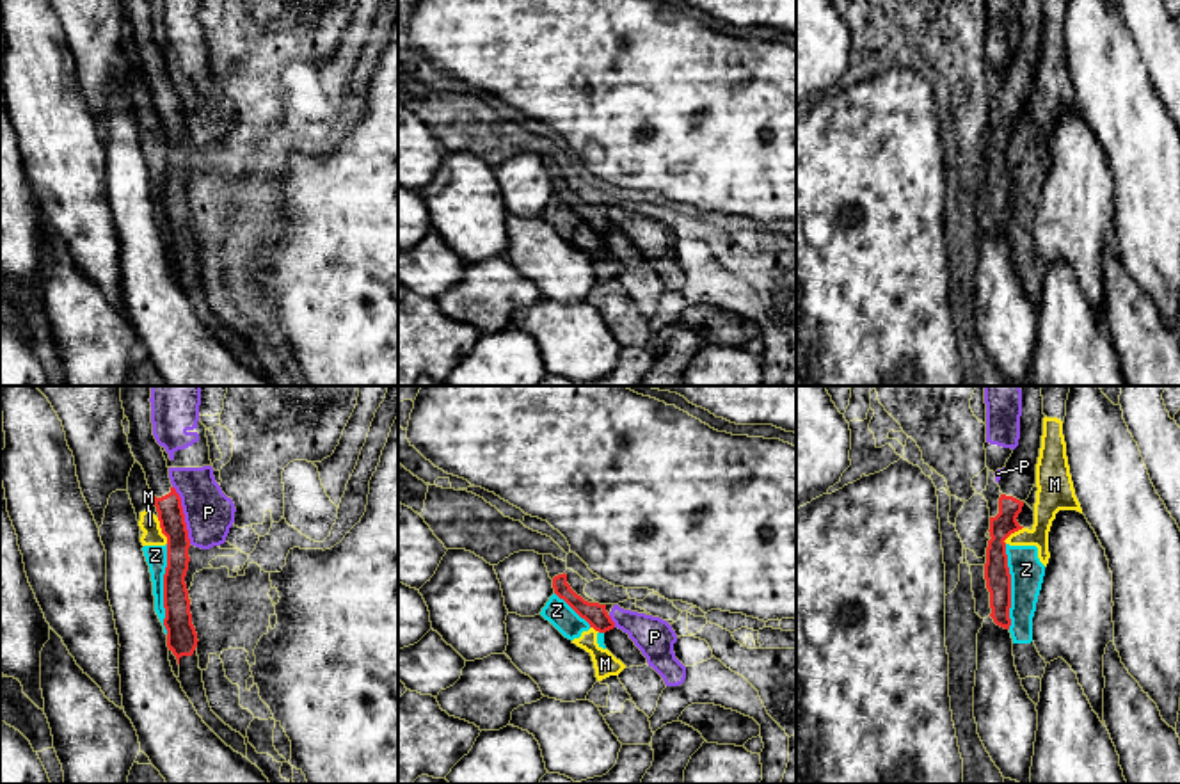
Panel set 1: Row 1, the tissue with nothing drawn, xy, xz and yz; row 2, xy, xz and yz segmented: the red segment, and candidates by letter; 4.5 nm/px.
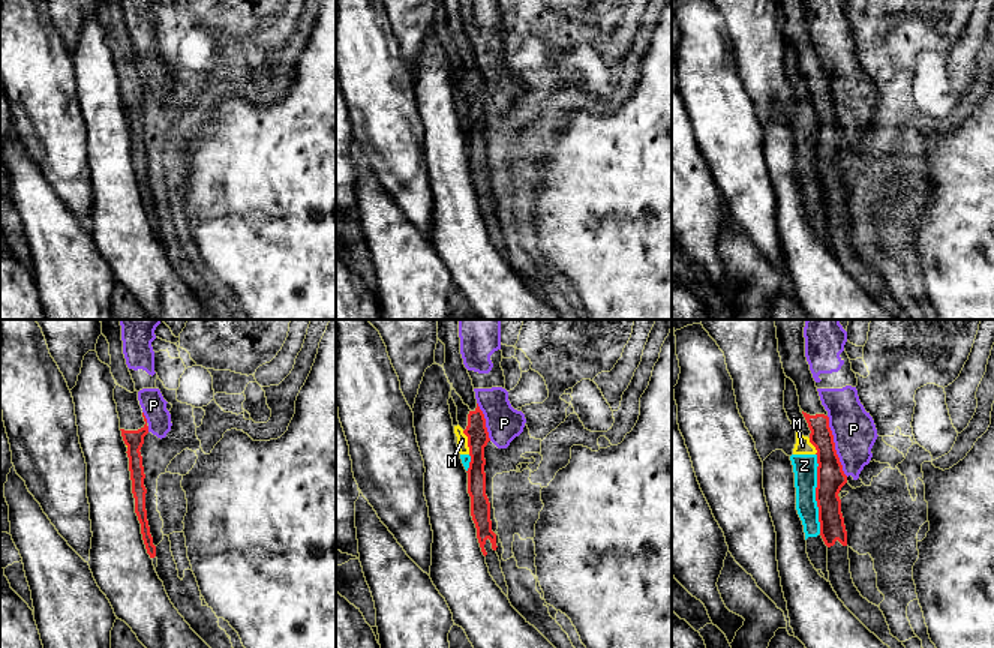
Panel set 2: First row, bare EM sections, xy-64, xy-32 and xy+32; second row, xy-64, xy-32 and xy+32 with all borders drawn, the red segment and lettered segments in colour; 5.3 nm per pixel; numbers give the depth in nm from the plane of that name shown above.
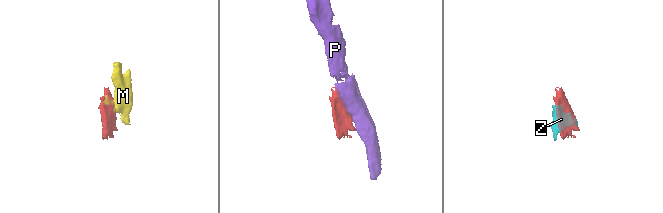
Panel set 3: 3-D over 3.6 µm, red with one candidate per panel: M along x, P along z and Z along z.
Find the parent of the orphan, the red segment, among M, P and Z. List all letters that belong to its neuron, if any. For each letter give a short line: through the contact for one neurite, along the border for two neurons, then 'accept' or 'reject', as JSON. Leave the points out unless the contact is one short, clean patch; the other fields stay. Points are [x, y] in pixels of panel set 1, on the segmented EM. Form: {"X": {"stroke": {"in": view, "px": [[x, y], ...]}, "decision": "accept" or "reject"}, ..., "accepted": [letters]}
{"M": {"stroke": {"in": "xy", "px": [[157, 518], [167, 543]]}, "decision": "reject"}, "P": {"decision": "reject"}, "Z": {"decision": "reject"}, "accepted": []}

